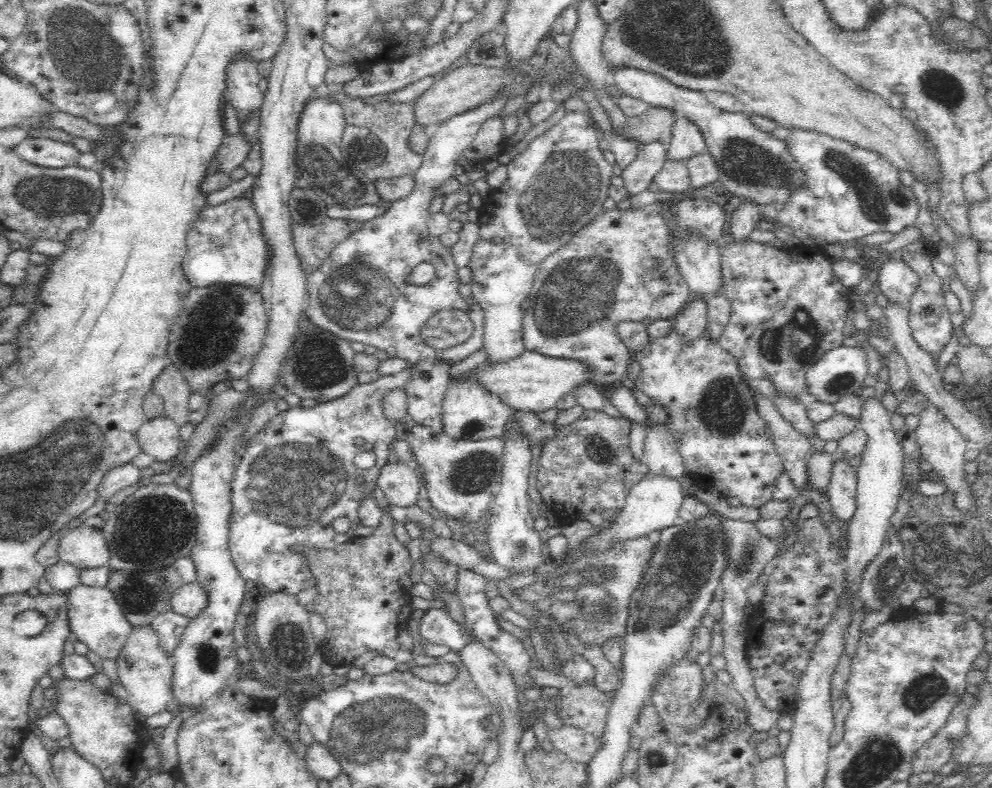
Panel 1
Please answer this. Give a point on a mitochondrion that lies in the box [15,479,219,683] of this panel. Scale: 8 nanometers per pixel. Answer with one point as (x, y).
(160, 523)

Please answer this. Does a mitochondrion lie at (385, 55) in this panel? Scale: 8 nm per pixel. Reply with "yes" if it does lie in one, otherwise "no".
no

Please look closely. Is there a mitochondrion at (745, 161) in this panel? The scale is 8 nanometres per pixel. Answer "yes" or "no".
yes

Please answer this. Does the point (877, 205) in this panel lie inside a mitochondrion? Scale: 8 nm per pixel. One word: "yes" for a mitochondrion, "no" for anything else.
yes

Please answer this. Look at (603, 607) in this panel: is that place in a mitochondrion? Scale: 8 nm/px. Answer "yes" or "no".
yes

